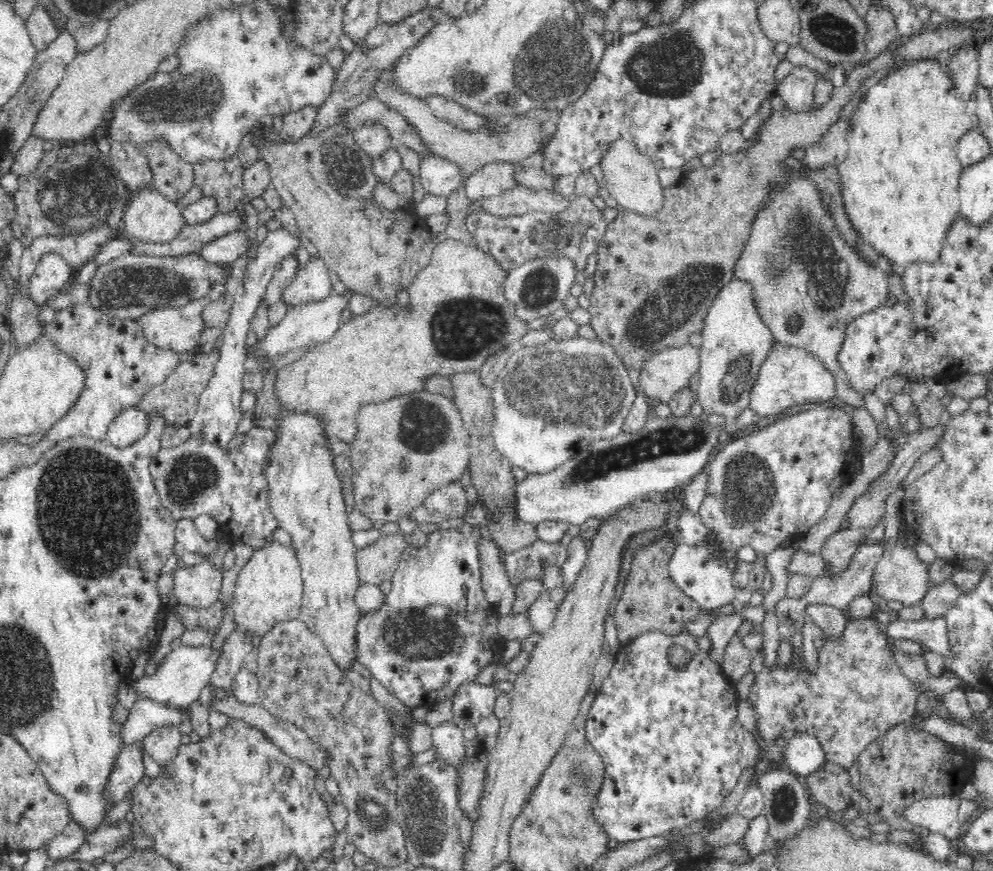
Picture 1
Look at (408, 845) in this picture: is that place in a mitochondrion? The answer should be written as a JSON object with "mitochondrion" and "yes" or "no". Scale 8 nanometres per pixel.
{"mitochondrion":"yes"}

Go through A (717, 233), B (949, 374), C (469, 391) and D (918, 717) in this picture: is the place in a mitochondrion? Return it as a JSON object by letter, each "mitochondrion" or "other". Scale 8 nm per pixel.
{"A":"other","B":"other","C":"other","D":"other"}

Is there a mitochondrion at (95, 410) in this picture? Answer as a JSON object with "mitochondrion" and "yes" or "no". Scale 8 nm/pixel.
{"mitochondrion":"yes"}

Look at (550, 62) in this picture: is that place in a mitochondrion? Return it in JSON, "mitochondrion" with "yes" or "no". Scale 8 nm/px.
{"mitochondrion":"yes"}

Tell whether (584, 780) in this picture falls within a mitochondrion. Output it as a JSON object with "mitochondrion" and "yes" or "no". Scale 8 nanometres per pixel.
{"mitochondrion":"yes"}

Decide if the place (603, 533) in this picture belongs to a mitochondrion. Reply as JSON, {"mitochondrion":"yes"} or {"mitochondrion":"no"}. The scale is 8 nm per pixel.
{"mitochondrion":"no"}

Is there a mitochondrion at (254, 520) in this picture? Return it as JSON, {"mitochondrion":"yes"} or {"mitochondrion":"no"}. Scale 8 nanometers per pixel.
{"mitochondrion":"no"}

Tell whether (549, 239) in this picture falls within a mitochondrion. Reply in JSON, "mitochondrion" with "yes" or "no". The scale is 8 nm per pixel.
{"mitochondrion":"yes"}

